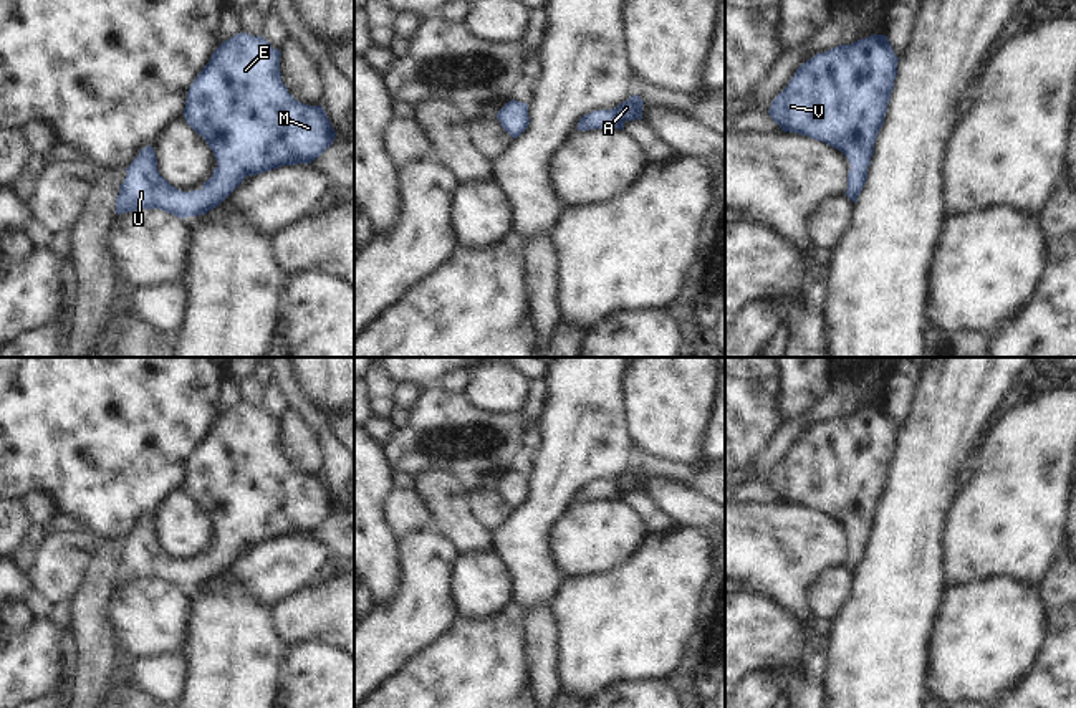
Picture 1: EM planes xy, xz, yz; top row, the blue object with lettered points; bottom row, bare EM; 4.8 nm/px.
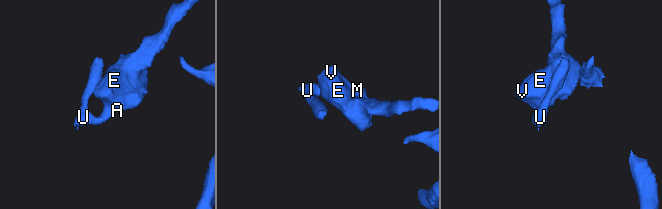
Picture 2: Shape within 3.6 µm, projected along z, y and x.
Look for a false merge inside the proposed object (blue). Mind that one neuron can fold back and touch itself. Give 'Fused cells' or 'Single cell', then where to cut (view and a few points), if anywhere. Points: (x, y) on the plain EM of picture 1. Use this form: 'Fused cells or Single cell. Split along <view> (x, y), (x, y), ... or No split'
Single cell. No split

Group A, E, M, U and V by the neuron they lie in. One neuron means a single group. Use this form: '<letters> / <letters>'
A E M U V

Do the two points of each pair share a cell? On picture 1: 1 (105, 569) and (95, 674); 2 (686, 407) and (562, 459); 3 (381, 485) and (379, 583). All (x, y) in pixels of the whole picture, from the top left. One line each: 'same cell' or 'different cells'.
1: same cell
2: different cells
3: same cell

